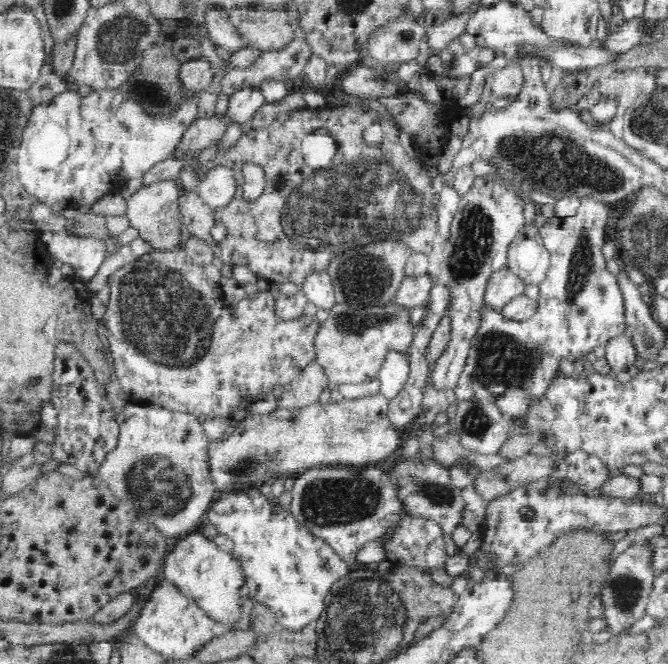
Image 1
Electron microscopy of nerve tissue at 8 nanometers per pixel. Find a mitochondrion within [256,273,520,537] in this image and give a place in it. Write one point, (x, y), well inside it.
(328, 502)

